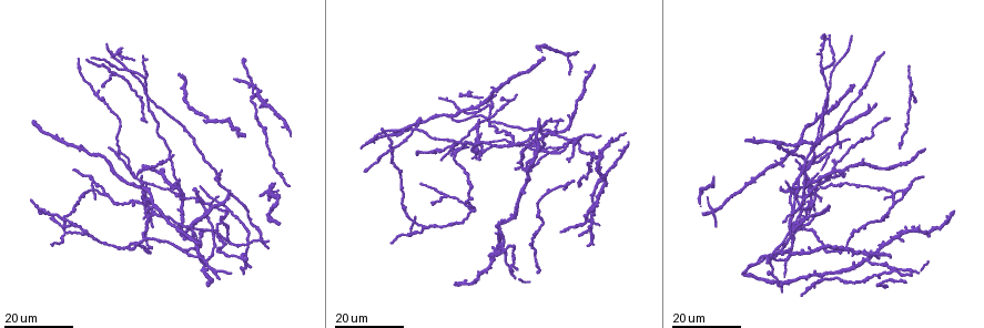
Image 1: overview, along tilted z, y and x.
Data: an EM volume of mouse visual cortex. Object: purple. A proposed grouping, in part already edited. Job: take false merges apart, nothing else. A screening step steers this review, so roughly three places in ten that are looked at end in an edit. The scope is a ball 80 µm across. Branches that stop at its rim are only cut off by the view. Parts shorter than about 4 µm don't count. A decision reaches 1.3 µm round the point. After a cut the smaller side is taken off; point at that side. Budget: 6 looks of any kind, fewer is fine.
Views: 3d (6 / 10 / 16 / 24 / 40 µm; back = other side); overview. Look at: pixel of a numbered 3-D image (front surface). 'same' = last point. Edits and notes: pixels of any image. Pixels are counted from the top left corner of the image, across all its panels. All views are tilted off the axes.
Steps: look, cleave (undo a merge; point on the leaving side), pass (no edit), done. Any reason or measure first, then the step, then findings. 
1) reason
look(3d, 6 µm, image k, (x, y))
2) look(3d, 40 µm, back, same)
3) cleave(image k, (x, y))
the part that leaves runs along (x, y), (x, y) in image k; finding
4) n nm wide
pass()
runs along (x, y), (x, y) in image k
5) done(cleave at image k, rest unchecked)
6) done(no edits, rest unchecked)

side arm on a straight run
look(3d, 24 µm, image 1, (180, 197))

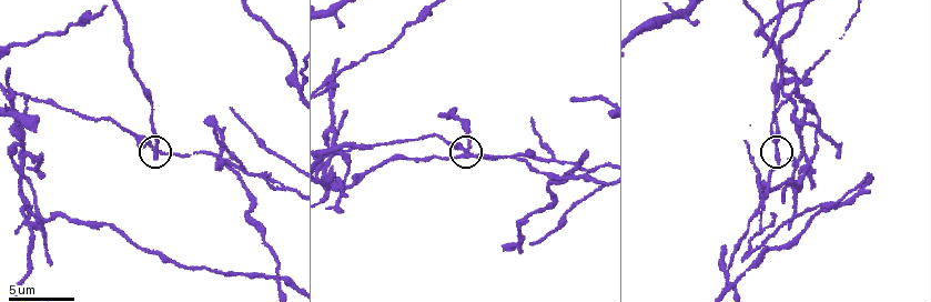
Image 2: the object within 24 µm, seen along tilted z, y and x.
closer look
look(3d, 10 µm, image 2, (776, 147))

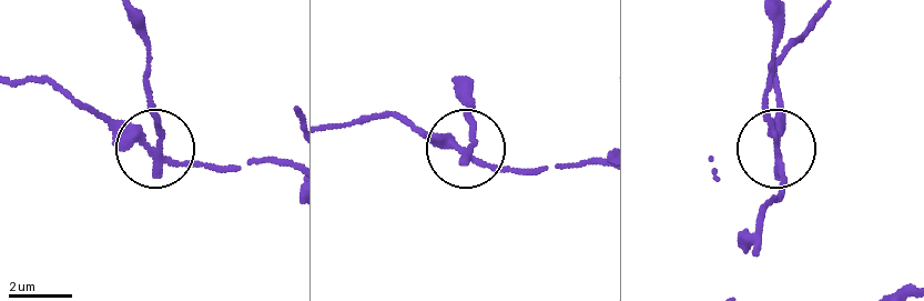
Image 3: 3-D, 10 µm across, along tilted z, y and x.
270 nm wide
cleave(image 3, (155, 114))
the part that leaves runs along (159, 151), (150, 43), (140, 13) in image 3; a second neuron is stuck on

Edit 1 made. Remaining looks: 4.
calibre changes
look(3d, 24 µm, image 1, (208, 119))

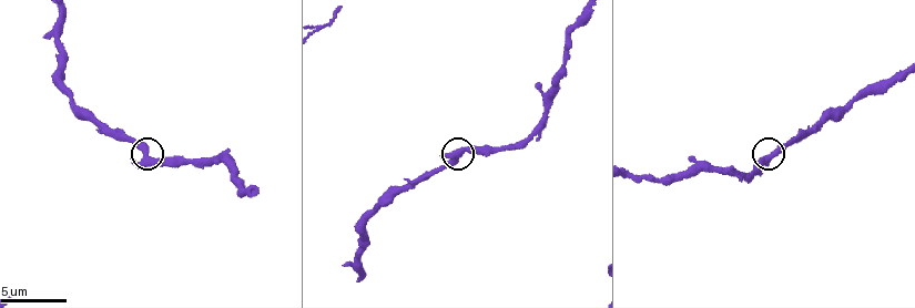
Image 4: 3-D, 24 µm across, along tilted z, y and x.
look(3d, 10 µm, image 4, (152, 162))

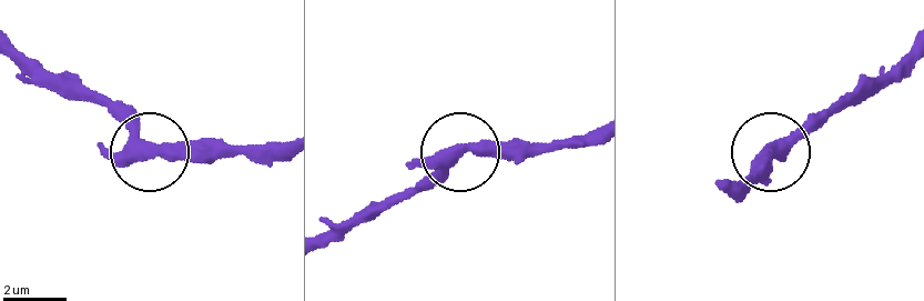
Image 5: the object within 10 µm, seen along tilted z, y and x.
other side
look(3d, 10 µm, back, image 5, (148, 149))

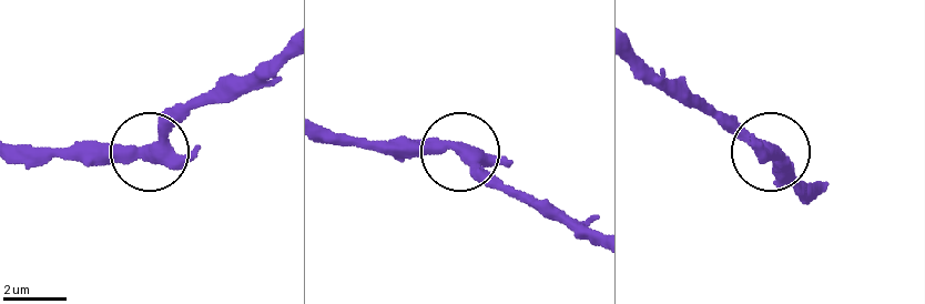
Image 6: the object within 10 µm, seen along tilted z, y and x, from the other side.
3 arms
pass()
one neuron here

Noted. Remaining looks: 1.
done(cleave at image 3, rest unchecked)

